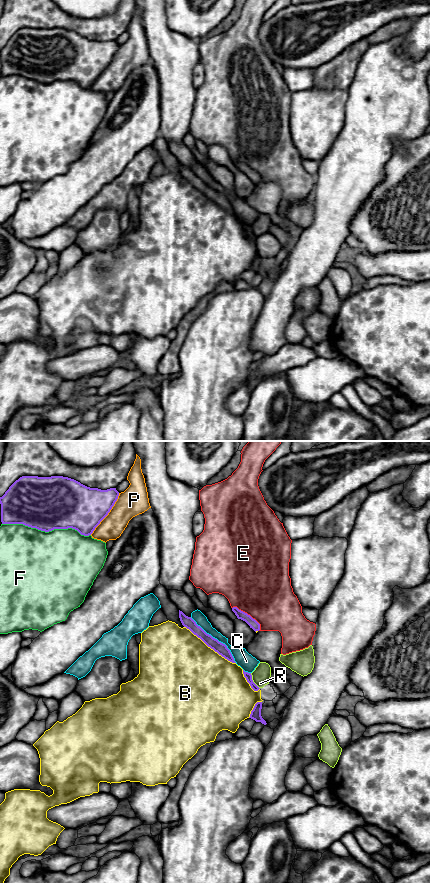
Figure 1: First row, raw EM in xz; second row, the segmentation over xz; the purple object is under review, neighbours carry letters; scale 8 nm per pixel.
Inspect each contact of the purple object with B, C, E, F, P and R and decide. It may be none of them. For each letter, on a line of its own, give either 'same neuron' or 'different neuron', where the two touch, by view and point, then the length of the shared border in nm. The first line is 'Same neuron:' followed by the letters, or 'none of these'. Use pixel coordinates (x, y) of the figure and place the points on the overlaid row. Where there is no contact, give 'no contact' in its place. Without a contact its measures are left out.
Same neuron: none of these
B: different neuron | xz (210, 647) | 500 nm
C: different neuron | xz (216, 639) | 500 nm
E: different neuron | xz (247, 614) | 300 nm
F: different neuron | xz (46, 531) | 700 nm
P: different neuron | xz (107, 514) | 400 nm
R: different neuron | xz (252, 681) | 150 nm

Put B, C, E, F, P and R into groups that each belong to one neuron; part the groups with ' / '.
B / C / E / F / P / R

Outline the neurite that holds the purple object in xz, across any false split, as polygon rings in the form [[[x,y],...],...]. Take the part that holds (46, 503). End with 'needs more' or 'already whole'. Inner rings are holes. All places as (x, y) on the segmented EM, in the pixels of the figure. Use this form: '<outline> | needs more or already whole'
[[[22,476],[0,497],[1,522],[23,524],[45,532],[72,528],[89,536],[108,515],[118,496],[116,488],[90,488],[68,477]]] | already whole

